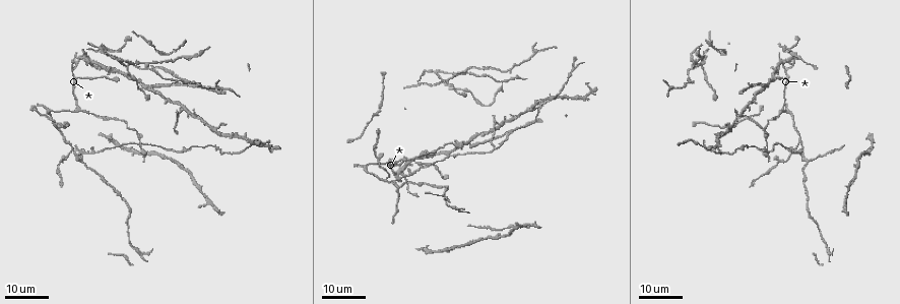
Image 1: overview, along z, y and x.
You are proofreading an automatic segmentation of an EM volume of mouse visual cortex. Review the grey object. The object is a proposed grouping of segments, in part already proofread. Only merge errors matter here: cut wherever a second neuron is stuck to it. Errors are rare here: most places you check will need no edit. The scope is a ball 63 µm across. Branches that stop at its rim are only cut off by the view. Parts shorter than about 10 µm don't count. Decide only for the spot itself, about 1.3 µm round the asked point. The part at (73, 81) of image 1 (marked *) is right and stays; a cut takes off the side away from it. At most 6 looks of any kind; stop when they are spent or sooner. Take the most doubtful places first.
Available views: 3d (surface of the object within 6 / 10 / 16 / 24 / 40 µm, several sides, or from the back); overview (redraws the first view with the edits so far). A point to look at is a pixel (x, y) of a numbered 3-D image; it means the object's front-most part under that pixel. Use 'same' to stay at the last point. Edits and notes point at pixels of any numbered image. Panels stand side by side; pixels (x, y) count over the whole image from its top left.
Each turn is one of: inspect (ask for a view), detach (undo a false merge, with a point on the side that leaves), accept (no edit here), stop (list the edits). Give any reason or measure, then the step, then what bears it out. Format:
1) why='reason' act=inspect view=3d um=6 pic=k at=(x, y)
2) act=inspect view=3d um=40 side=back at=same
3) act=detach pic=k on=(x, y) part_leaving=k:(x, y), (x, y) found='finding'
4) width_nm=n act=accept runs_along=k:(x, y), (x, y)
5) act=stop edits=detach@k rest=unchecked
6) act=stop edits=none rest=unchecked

why='four or more arms meet' act=inspect view=3d um=24 pic=1 at=(703, 62)

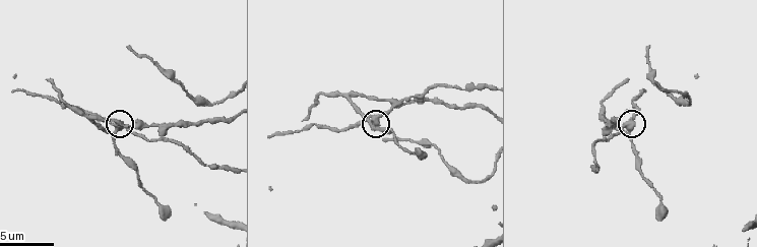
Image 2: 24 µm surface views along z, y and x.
act=inspect view=3d um=6 pic=2 at=(371, 117)

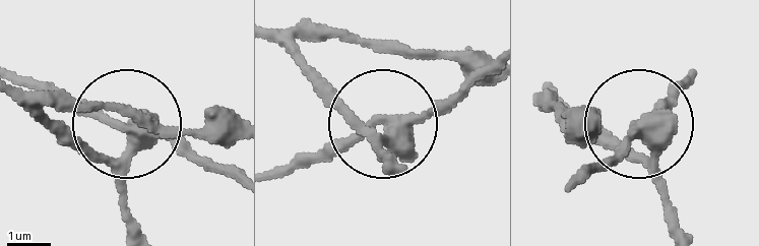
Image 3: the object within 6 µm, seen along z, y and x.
act=inspect view=3d um=6 side=back pic=3 at=(385, 124)

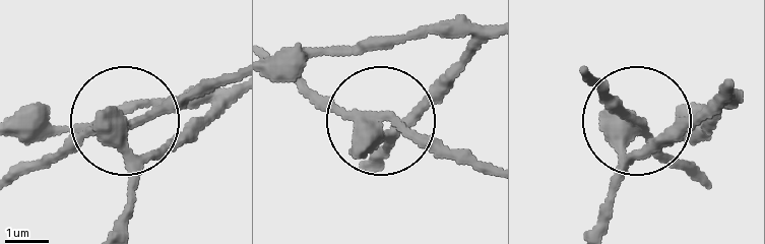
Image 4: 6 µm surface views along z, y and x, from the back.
arms=4 act=detach pic=4 on=(164, 107) part_leaving=4:(641, 131), (696, 175) found='two neurons meet here'

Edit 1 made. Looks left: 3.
act=inspect view=3d um=16 pic=1 at=(763, 89)

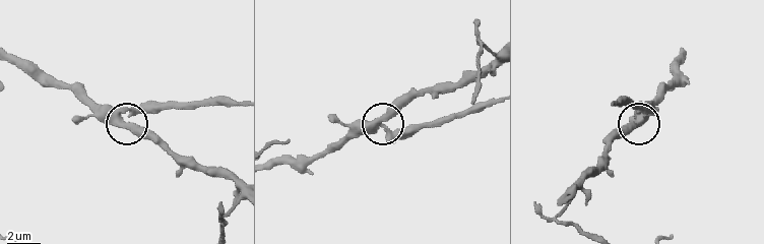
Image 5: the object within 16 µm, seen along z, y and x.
act=inspect view=3d um=6 pic=5 at=(378, 120)

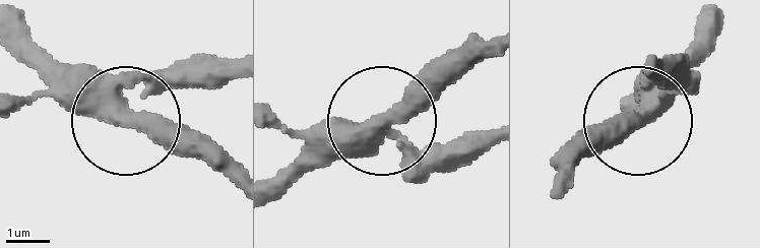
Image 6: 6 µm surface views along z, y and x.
width_nm=390 act=accept runs_along=6:(271, 194), (380, 125), (413, 146), (453, 150) found='one neuron here'

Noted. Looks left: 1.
act=stop edits=detach@4 rest=unchecked

